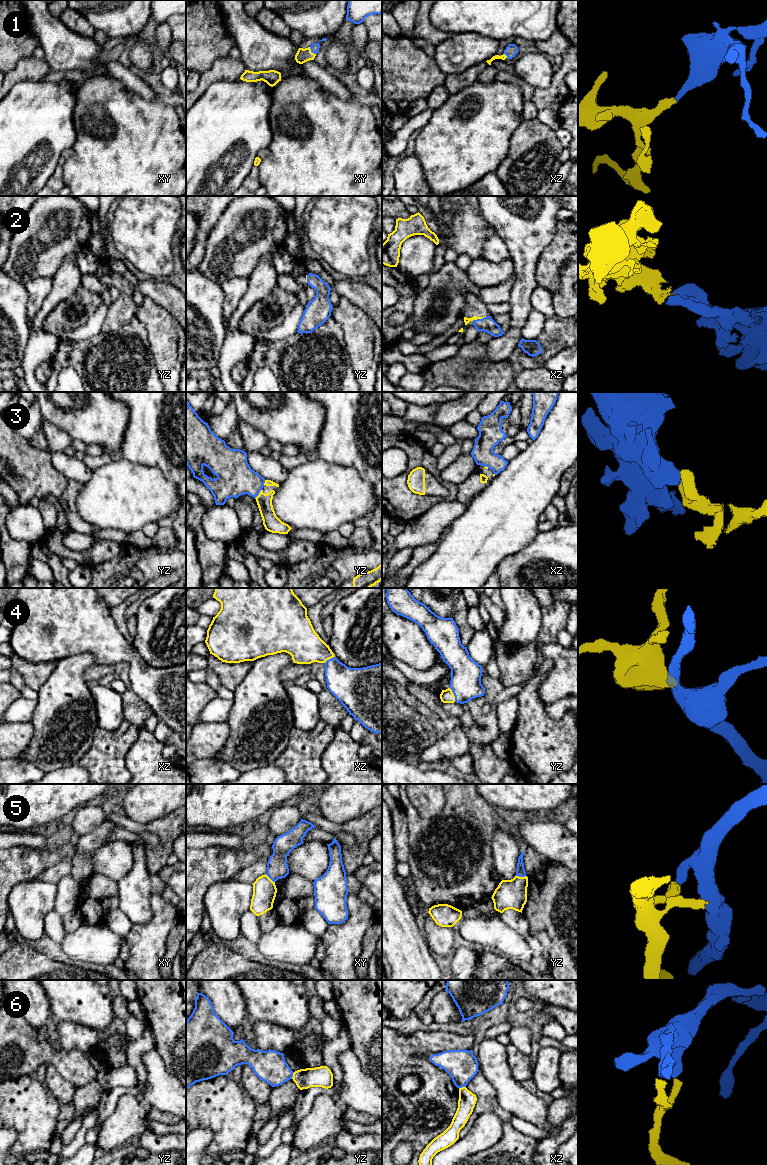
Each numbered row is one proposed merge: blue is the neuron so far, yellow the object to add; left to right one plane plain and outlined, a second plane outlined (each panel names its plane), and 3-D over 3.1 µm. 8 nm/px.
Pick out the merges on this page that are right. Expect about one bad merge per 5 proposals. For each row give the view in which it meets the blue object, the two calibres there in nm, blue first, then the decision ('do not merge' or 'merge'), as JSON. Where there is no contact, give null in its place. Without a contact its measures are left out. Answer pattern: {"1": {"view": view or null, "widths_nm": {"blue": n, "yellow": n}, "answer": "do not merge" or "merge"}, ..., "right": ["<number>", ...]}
{"1": {"view": "xy", "widths_nm": {"blue": 70, "yellow": 110}, "answer": "merge"}, "2": {"view": "xz", "widths_nm": {"blue": 120, "yellow": 50}, "answer": "merge"}, "3": {"view": "yz", "widths_nm": {"blue": 300, "yellow": 140}, "answer": "do not merge"}, "4": {"view": "yz", "widths_nm": {"blue": 240, "yellow": 110}, "answer": "merge"}, "5": {"view": "yz", "widths_nm": {"blue": 80, "yellow": 240}, "answer": "do not merge"}, "6": {"view": "yz", "widths_nm": {"blue": 260, "yellow": 160}, "answer": "do not merge"}, "right": ["1", "2", "4"]}

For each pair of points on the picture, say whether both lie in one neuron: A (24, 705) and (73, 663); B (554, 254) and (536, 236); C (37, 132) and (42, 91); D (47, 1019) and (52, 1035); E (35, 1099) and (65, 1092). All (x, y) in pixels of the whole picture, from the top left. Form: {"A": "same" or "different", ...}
{"A": "different", "B": "different", "C": "same", "D": "same", "E": "different"}

